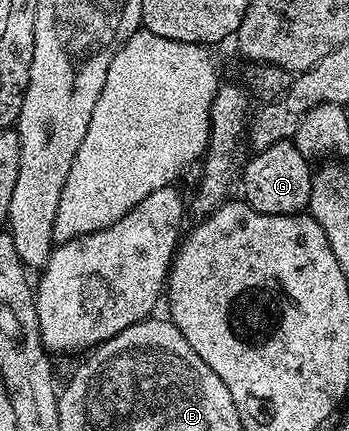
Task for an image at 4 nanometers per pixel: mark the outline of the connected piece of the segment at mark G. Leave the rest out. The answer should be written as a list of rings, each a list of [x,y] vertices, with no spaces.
[[[291,140],[279,141],[270,147],[253,152],[242,166],[243,200],[254,211],[266,215],[290,215],[307,210],[313,166]]]

